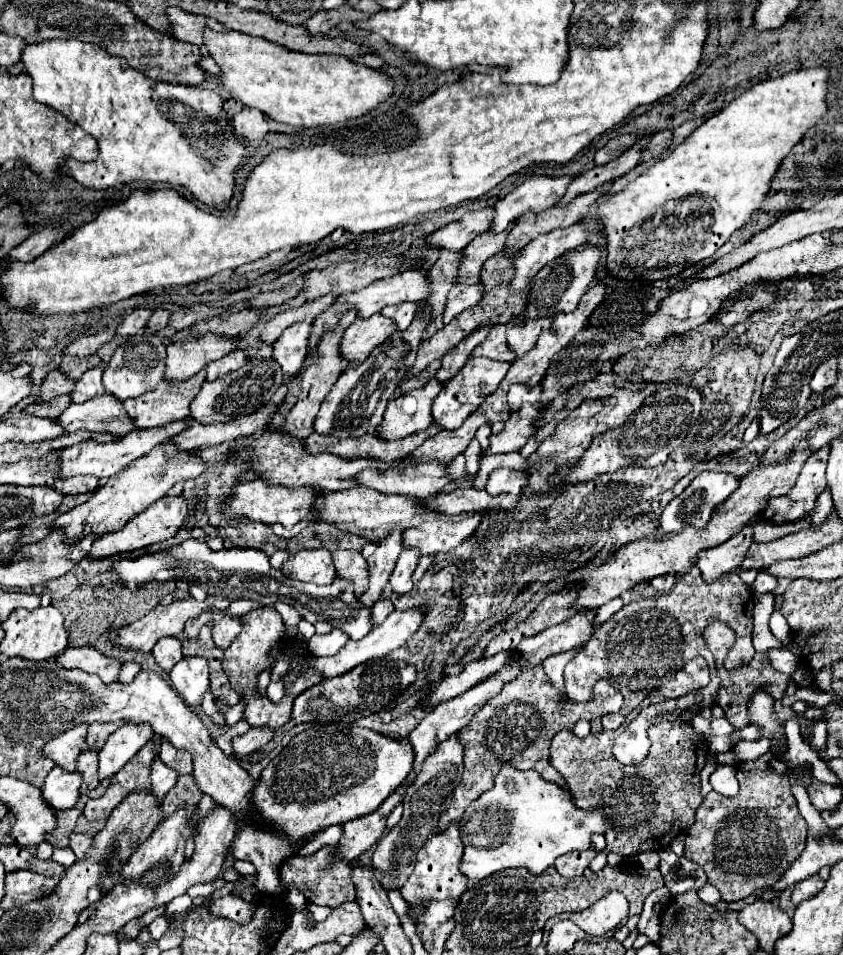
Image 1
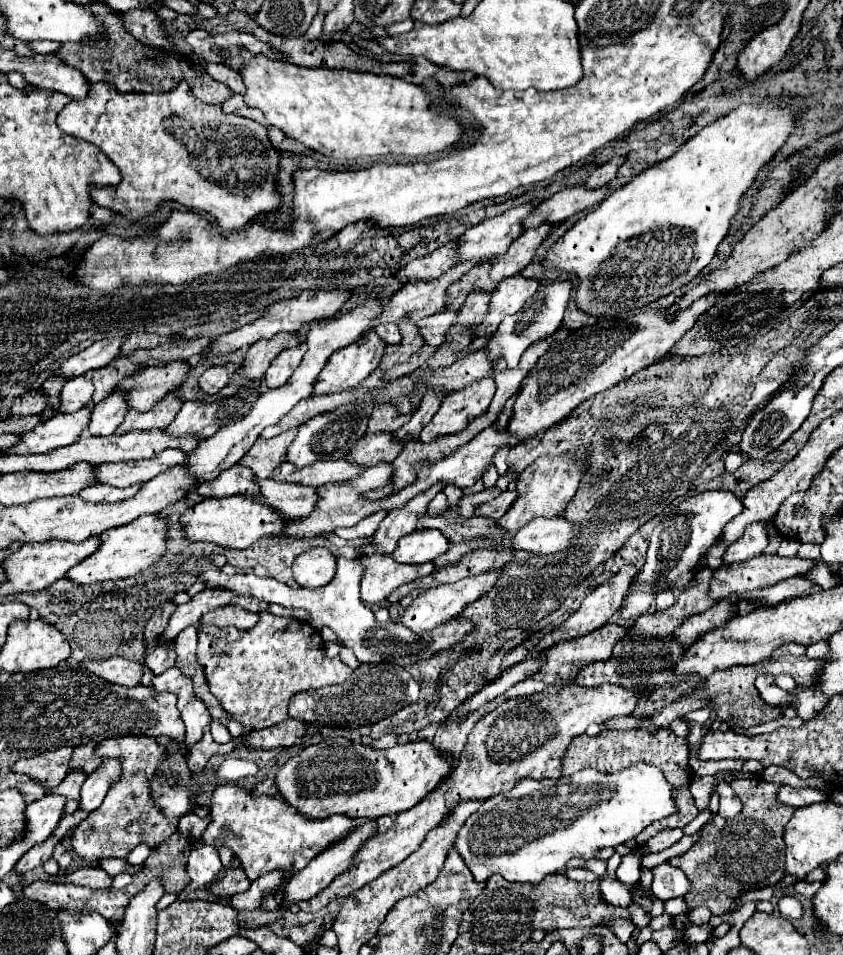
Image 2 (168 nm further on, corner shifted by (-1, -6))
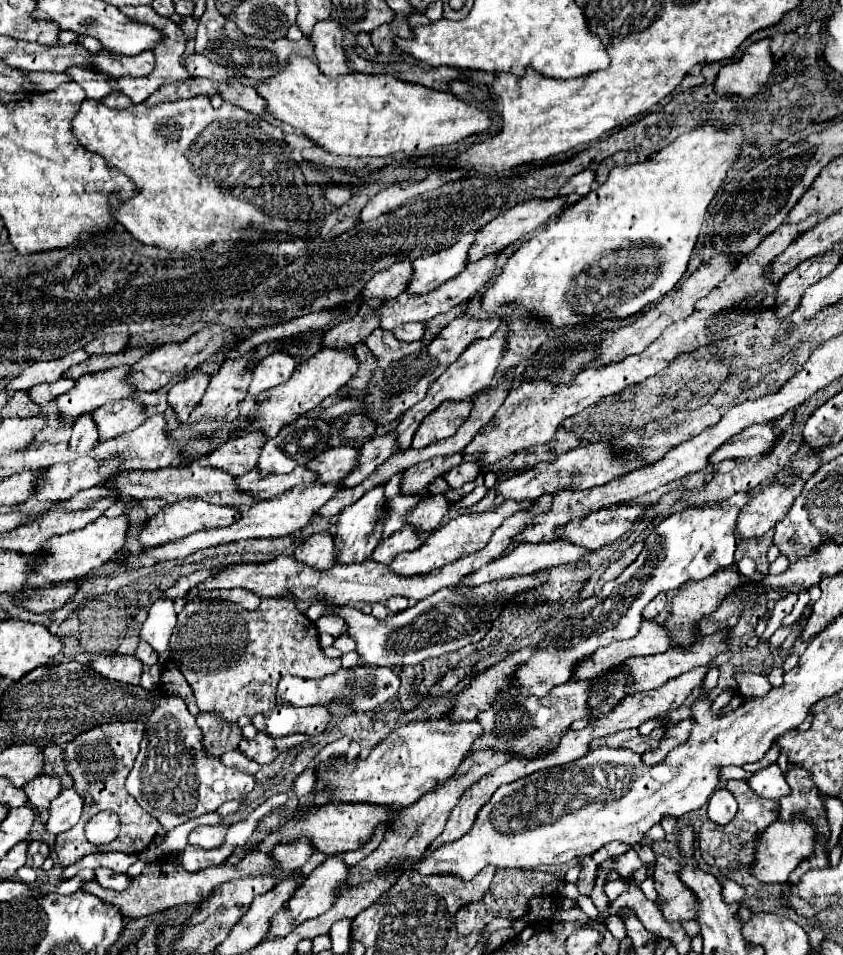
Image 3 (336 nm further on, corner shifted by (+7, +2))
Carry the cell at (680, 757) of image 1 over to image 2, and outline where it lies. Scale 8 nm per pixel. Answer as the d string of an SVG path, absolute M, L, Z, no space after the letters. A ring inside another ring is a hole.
M662 728L654 734L646 732L646 730L604 730L596 736L586 736L580 734L576 738L572 738L564 758L562 758L562 772L564 774L574 774L582 768L596 768L600 772L606 774L614 774L614 770L624 770L628 766L634 766L636 762L648 762L652 766L658 766L664 774L664 778L674 786L676 790L676 806L678 812L660 820L660 822L652 822L652 826L648 826L642 834L636 836L634 842L626 842L624 846L630 850L636 850L640 846L644 846L650 838L654 838L660 830L666 828L682 828L686 826L690 820L696 818L698 808L694 804L694 798L690 794L690 782L692 782L692 768L688 764L688 746L686 746L686 738L678 738L674 732L670 732L668 728Z

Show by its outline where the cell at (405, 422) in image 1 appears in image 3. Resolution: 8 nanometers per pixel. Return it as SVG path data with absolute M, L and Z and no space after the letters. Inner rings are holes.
M338 446L320 452L306 466L316 472L318 482L338 482L356 466L358 448L356 446Z

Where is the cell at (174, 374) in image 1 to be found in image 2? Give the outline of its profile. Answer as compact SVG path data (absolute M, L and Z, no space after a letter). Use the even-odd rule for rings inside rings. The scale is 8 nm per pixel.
M184 360L174 362L158 362L142 368L134 378L124 378L120 382L120 388L128 390L128 402L132 408L146 412L160 398L164 398L168 392L174 392L186 382L186 378L194 372L194 366Z

